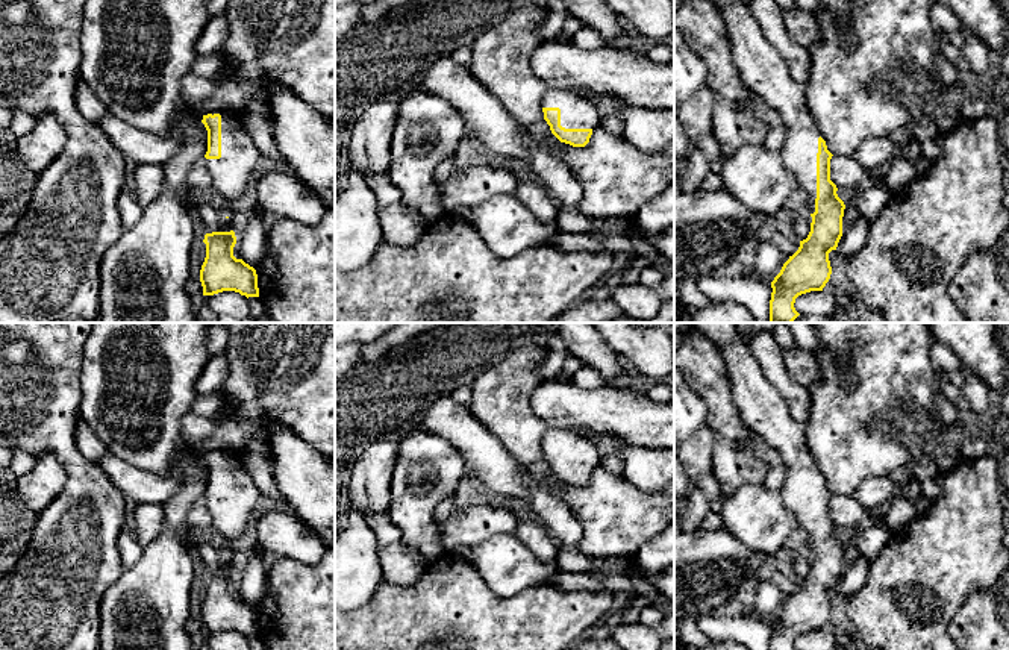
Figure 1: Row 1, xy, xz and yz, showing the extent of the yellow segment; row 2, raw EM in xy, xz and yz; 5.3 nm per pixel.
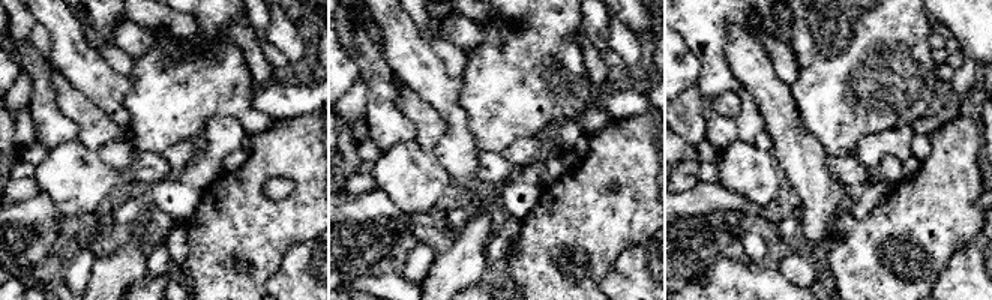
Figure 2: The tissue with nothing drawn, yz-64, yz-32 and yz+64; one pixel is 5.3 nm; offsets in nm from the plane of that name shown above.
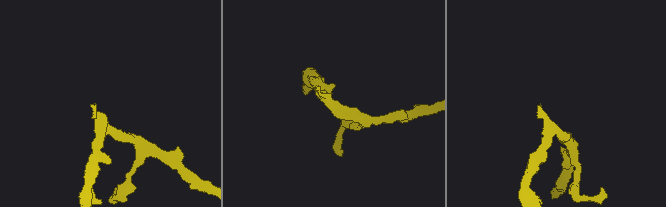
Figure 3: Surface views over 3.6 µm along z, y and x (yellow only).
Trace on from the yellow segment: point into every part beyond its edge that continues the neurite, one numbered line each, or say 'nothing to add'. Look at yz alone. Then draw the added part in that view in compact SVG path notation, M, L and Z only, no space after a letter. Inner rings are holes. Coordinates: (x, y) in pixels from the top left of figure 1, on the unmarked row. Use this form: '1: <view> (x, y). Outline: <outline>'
1: yz (761, 406). Outline: M689 323L723 352L733 403L747 427L779 452L786 477L780 489L783 505L795 517L815 552L817 538L817 470L806 444L806 423L797 421L776 386L765 377L750 347L741 341L736 323Z

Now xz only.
1: xz (576, 450). Outline: M550 429L542 438L542 447L561 448L561 465L565 468L595 468L600 455L592 441L574 430Z

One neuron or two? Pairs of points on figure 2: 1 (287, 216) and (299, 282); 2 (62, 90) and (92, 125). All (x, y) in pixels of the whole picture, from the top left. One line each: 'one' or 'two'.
1: two
2: one

